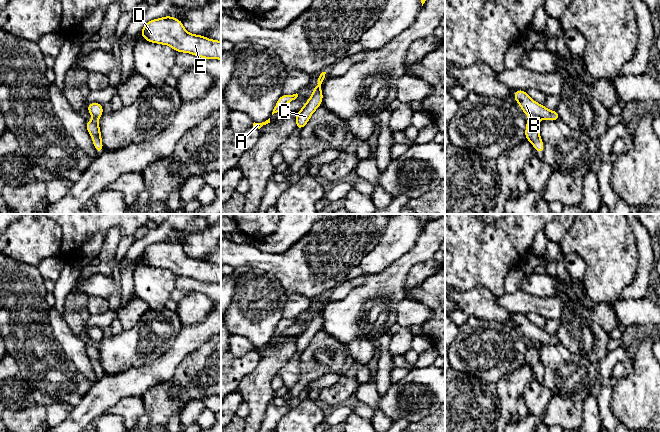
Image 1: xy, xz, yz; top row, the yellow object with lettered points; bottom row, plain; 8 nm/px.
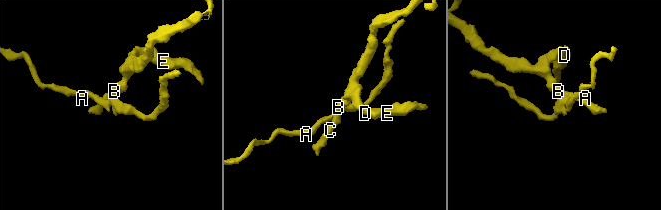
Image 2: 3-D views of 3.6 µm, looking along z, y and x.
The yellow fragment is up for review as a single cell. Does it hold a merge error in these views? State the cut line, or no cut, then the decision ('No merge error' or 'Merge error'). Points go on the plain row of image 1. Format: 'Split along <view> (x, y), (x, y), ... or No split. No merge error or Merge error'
Split along yz (530, 342), (537, 344). Merge error

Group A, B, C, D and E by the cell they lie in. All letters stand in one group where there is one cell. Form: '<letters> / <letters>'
A / B C D E

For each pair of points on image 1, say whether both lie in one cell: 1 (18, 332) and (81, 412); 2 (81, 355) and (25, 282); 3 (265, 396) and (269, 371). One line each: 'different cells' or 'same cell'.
1: different cells
2: different cells
3: same cell

